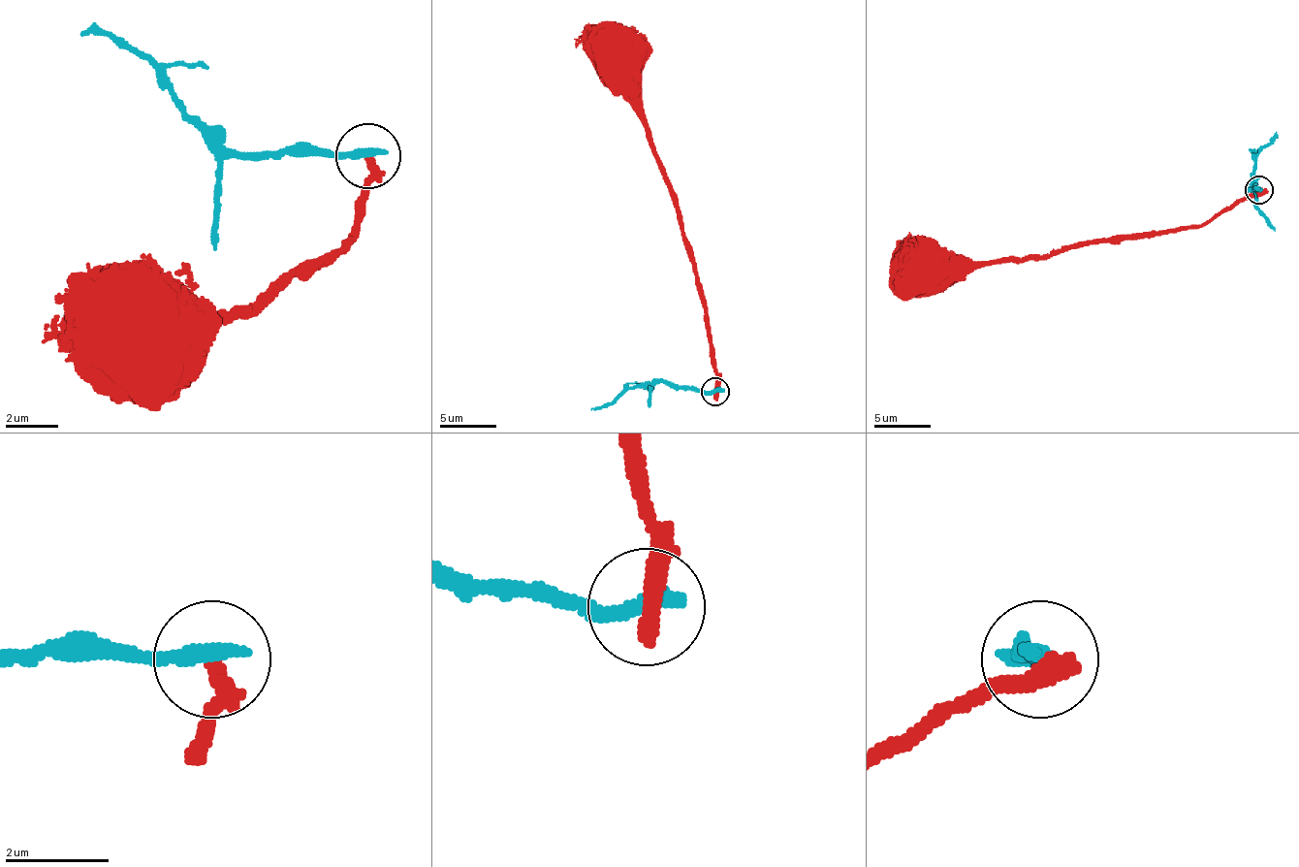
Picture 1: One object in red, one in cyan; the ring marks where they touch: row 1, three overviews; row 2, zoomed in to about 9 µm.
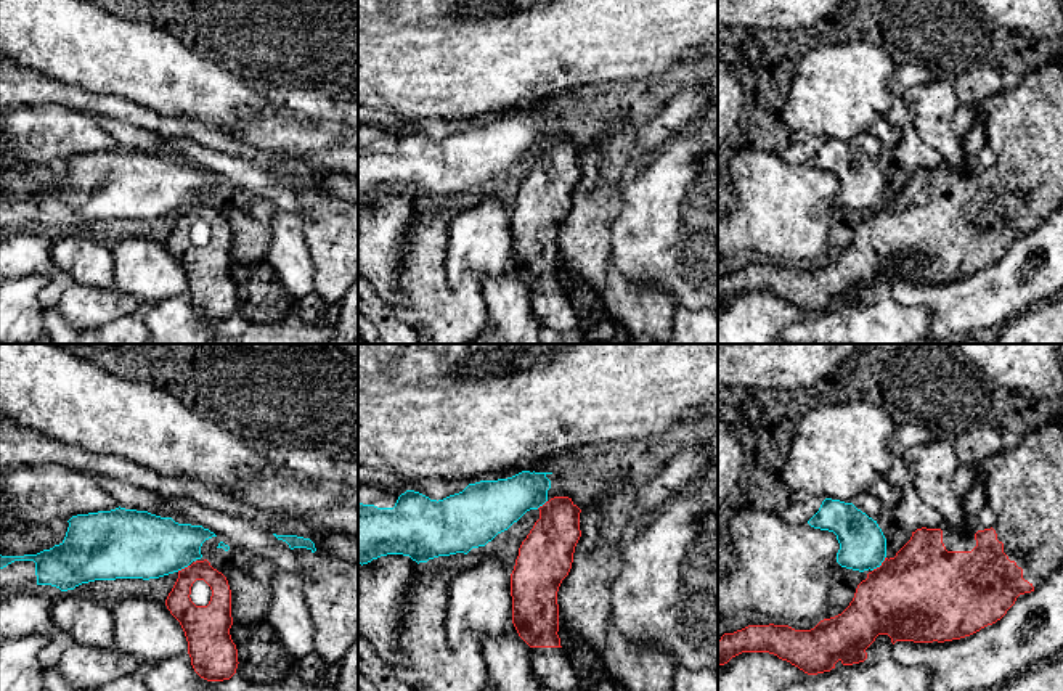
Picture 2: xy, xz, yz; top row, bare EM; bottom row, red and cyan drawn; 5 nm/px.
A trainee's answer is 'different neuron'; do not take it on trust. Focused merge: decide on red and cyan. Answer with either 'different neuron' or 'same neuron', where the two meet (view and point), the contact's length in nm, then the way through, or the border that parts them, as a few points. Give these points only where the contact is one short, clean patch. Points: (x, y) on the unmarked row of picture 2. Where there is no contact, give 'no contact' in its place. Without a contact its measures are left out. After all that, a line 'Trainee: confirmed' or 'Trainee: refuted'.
different neuron; meets red in yz at (882, 204); contact 100 nm long; border along yz (885, 196), (872, 211)
Trainee: confirmed

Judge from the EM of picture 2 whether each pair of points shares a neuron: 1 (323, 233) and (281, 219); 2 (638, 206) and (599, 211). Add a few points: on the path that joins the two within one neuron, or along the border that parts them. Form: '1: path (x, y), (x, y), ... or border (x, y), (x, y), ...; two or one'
1: border (302, 216), (302, 232), (312, 264); two
2: border (625, 192), (622, 211), (612, 224), (610, 243); two

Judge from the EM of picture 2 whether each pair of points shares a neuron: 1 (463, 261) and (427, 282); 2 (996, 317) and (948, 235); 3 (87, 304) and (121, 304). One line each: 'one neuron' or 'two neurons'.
1: two neurons
2: two neurons
3: one neuron

